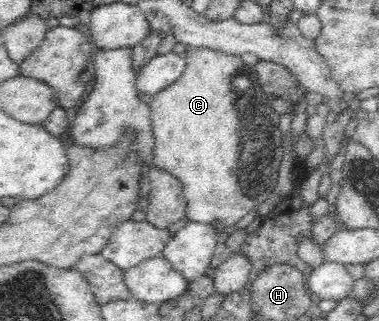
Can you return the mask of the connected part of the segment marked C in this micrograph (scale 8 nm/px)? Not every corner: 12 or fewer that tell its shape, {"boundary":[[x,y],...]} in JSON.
{"boundary":[[188,47],[151,163],[218,231],[274,190],[279,114],[238,55]]}

